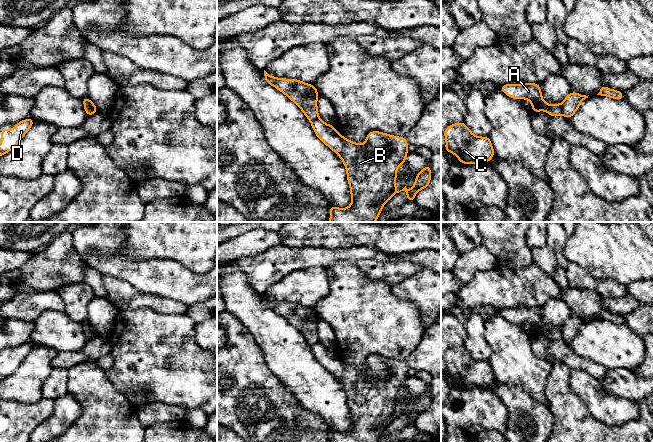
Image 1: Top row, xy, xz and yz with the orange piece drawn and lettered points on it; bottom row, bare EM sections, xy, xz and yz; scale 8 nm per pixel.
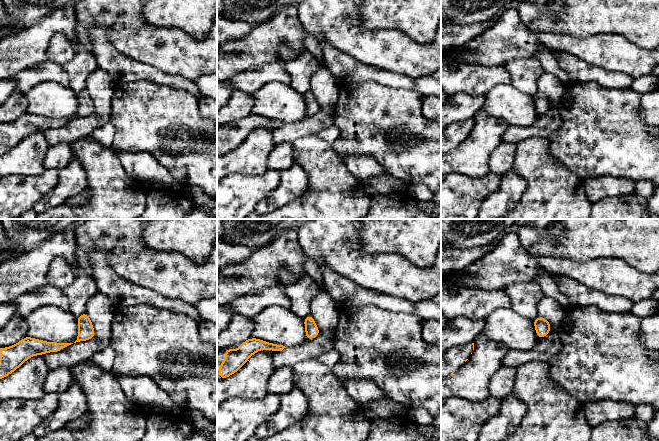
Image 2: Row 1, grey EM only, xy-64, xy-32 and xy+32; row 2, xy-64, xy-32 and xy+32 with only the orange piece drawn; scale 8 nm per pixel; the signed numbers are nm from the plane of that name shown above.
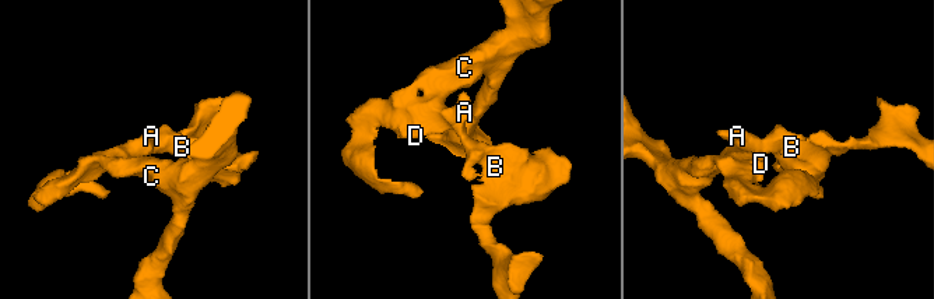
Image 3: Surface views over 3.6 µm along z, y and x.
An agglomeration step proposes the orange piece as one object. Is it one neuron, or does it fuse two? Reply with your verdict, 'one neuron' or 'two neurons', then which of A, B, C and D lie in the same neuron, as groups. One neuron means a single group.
two neurons; groups A C D / B

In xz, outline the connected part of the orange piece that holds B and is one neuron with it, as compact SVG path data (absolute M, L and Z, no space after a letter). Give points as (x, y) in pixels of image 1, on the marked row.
M320 118L311 122L316 136L343 161L352 198L351 205L341 209L331 205L329 222L375 222L382 212L382 205L401 191L407 193L407 202L414 202L416 193L429 186L431 181L431 166L426 165L417 173L412 189L406 186L396 190L397 169L400 164L406 164L408 145L405 136L393 136L380 131L370 131L366 138L366 144L355 143L340 135L335 126L323 122Z

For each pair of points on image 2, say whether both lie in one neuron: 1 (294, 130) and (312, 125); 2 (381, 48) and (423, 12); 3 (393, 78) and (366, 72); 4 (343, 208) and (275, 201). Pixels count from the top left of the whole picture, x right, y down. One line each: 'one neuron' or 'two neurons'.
1: one neuron
2: two neurons
3: one neuron
4: two neurons

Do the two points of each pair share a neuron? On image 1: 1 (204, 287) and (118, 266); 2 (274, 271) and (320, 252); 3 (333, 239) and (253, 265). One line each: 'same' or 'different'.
1: same
2: same
3: different

